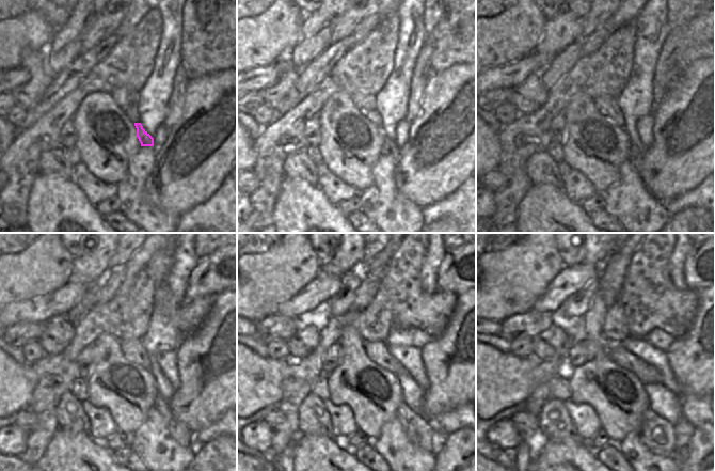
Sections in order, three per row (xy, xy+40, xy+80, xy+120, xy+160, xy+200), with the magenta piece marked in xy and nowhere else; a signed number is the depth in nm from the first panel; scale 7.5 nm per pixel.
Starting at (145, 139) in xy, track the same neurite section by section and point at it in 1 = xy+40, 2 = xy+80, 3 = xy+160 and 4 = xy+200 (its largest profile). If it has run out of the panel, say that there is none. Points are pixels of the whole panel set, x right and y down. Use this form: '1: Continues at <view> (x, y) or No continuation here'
1: Continues at xy+40 (390, 147)
2: Continues at xy+80 (635, 155)
3: Continues at xy+160 (419, 430)
4: Continues at xy+200 (657, 434)

